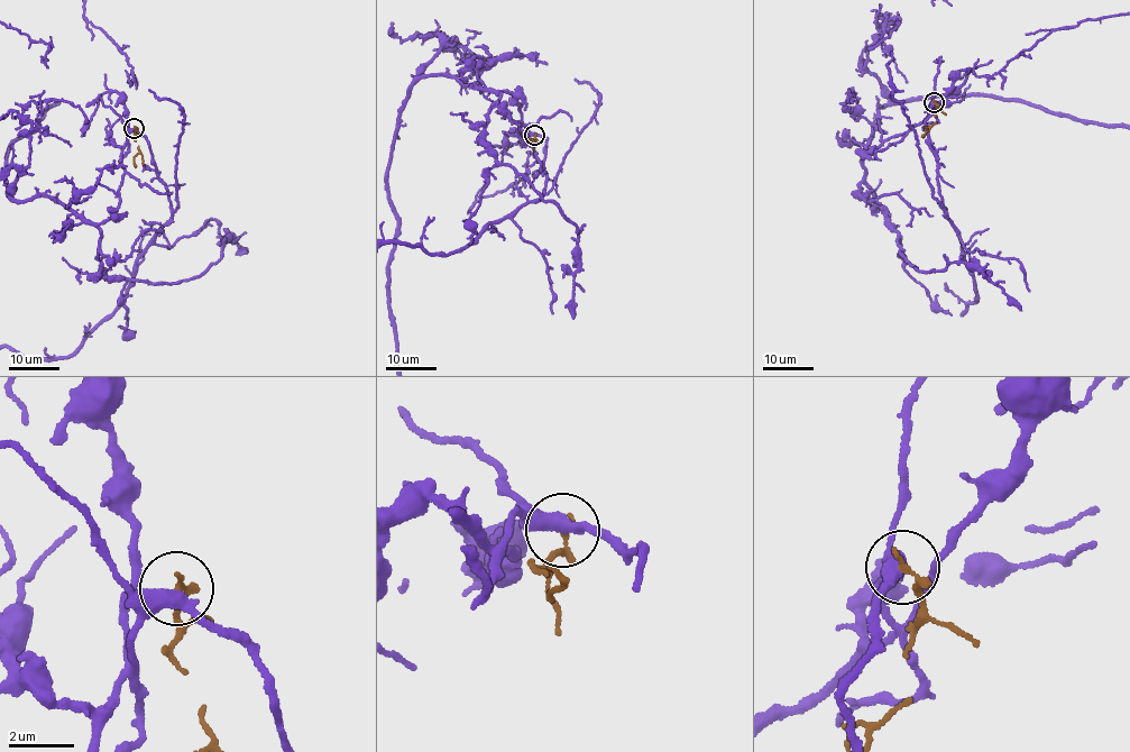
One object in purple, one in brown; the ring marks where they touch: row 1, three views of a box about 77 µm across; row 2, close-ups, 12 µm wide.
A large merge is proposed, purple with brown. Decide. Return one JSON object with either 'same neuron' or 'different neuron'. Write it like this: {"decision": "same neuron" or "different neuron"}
{"decision": "different neuron"}

